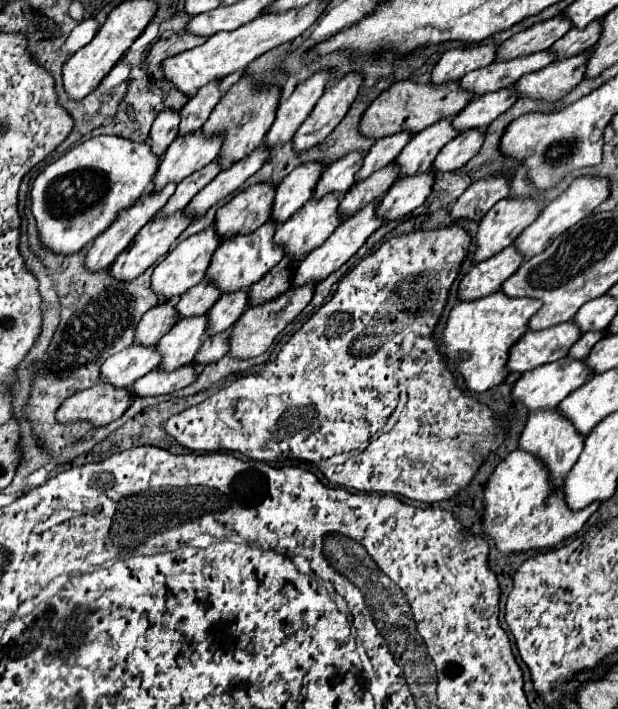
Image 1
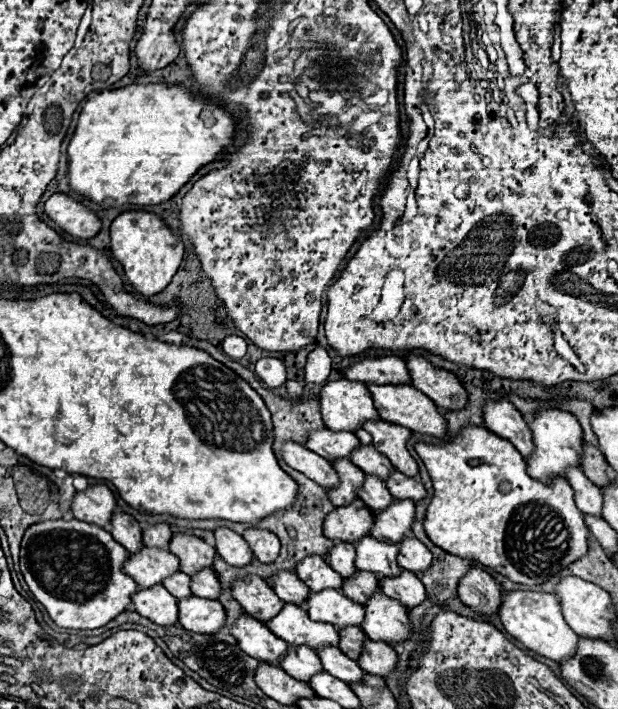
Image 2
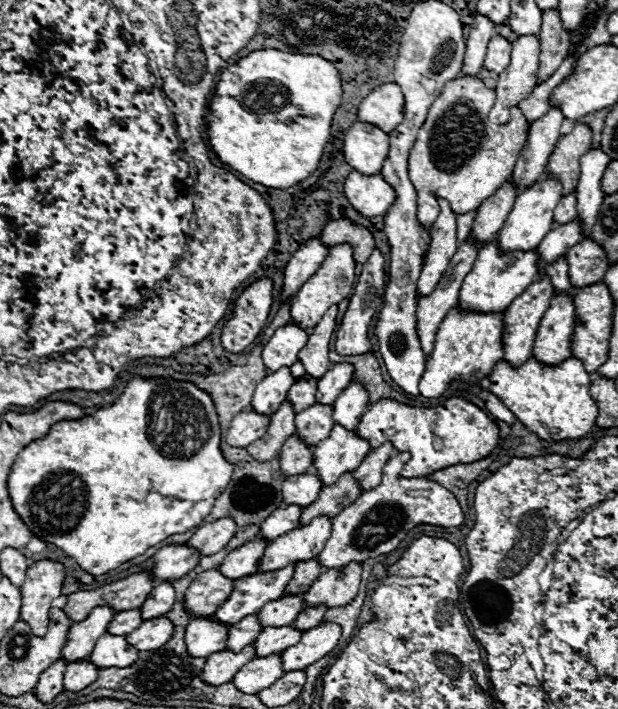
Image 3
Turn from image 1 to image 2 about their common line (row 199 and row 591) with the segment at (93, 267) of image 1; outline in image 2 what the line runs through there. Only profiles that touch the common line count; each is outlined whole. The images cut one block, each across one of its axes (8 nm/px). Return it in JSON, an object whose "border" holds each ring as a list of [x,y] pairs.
{"border":[[[142,588],[132,596],[134,610],[144,618],[160,626],[174,626],[178,622],[178,604],[176,598],[164,588]]]}

